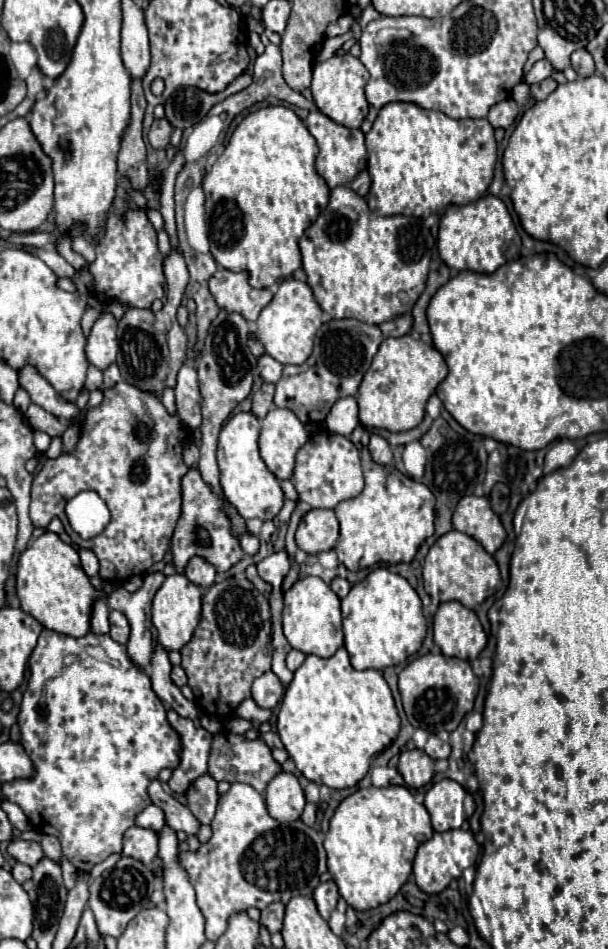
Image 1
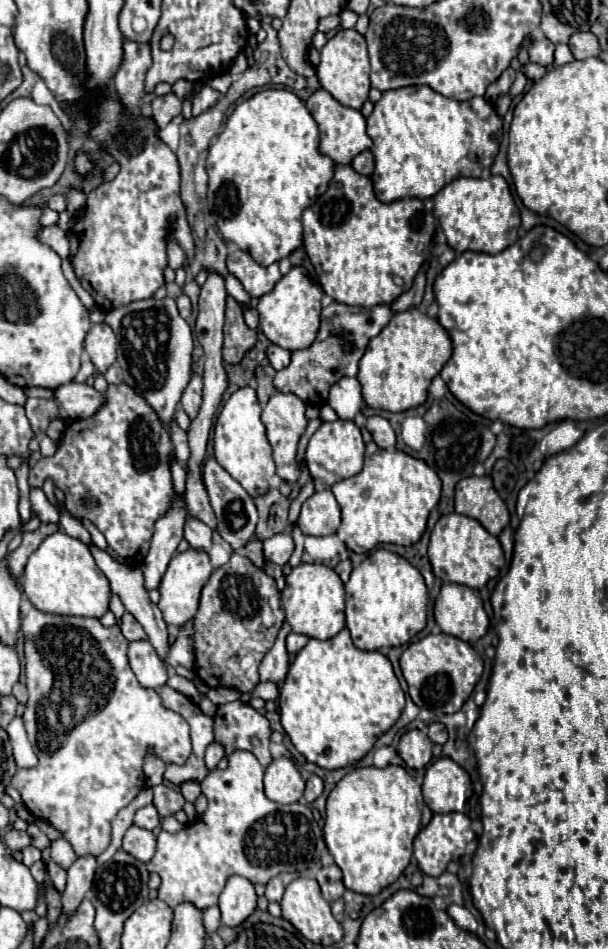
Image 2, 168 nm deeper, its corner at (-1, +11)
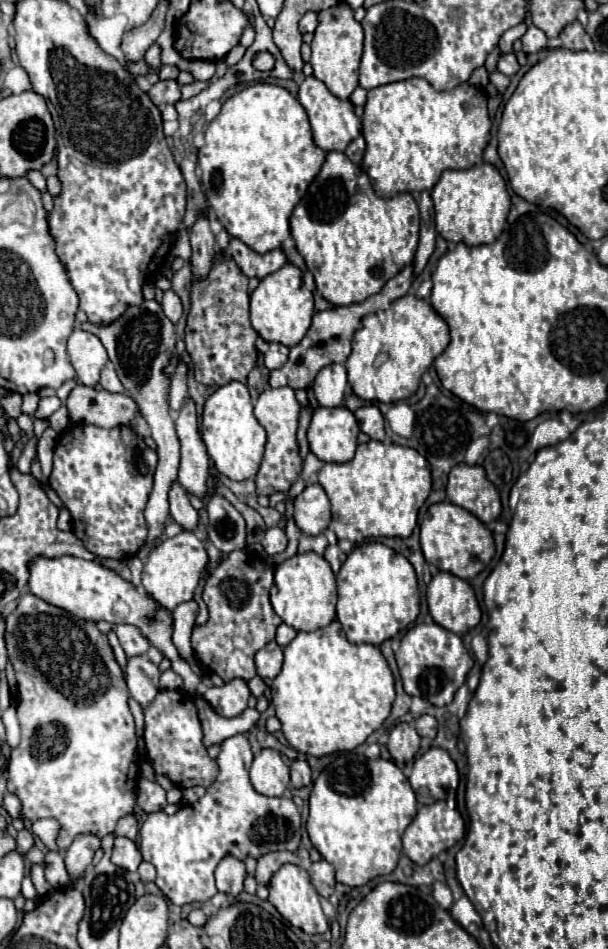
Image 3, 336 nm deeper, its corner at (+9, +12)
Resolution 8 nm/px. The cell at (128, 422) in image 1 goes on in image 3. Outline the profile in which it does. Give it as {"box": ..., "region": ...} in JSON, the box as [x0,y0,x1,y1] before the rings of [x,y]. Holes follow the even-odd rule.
{"box":[51,424,157,560],"region":[[[75,424],[73,430],[61,432],[51,472],[51,488],[63,500],[65,508],[73,516],[73,532],[85,542],[85,546],[103,556],[115,560],[133,558],[139,546],[147,538],[147,526],[143,518],[145,502],[149,490],[153,488],[153,474],[157,468],[157,452],[153,452],[141,436],[137,436],[135,426],[123,424],[117,428],[99,428],[91,424]]]}

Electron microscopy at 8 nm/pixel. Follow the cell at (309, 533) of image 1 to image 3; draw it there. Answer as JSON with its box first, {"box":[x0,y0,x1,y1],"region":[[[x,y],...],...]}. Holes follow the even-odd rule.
{"box":[293,484,329,536],"region":[[[309,484],[293,502],[293,520],[303,534],[317,536],[321,534],[329,520],[329,498],[319,484]]]}

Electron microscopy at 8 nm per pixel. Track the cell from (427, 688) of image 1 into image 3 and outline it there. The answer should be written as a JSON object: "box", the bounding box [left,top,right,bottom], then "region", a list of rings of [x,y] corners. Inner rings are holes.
{"box":[395,624,473,706],"region":[[[417,624],[403,638],[401,646],[395,652],[403,688],[409,696],[427,700],[433,706],[451,704],[455,692],[465,682],[469,670],[473,668],[473,658],[465,650],[461,638],[437,624]]]}

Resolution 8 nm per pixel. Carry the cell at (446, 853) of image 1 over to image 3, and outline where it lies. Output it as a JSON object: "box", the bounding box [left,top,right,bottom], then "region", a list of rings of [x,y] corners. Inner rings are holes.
{"box":[403,802,466,866],"region":[[[435,802],[429,806],[423,806],[415,820],[407,826],[407,830],[403,832],[403,852],[405,856],[409,856],[415,864],[425,866],[431,858],[439,856],[441,852],[449,850],[451,846],[455,846],[459,840],[463,840],[466,834],[464,820],[457,808],[449,807],[445,802]]]}

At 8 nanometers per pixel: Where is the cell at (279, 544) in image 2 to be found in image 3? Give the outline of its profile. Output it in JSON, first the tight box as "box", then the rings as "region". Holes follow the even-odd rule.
{"box":[261,526,287,556],"region":[[[275,526],[275,528],[269,528],[269,530],[265,532],[265,538],[263,538],[261,546],[263,546],[263,550],[265,550],[269,556],[273,556],[273,554],[277,554],[277,552],[283,552],[285,546],[287,546],[285,530],[281,530],[281,528],[277,528],[277,526]]]}

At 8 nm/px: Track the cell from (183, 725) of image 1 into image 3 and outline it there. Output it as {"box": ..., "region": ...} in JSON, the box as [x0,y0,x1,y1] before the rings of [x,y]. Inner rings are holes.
{"box":[145,690,217,788],"region":[[[159,690],[155,700],[145,708],[145,750],[151,766],[157,774],[163,774],[175,782],[179,788],[203,786],[207,788],[217,776],[217,762],[207,756],[201,744],[203,732],[197,718],[195,702],[183,690]]]}

